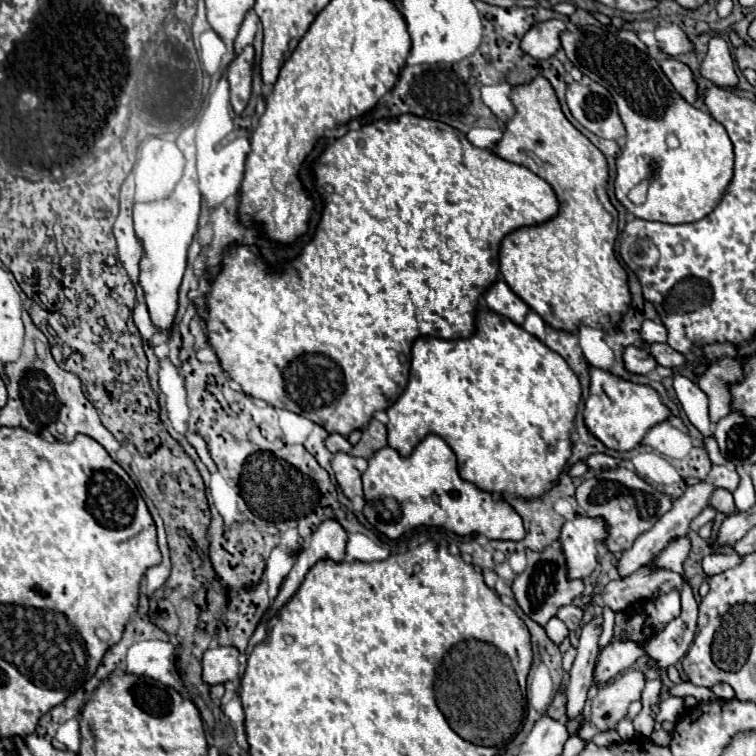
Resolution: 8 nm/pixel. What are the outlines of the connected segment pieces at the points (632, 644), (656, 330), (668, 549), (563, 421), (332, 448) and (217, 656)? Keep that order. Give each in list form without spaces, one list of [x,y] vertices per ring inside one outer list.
[[[612,639],[604,649],[600,649],[594,669],[594,683],[598,685],[608,683],[624,669],[632,667],[636,659],[644,655],[644,647],[636,645],[636,641],[616,641]]]
[[[646,319],[642,323],[642,341],[646,341],[648,345],[664,343],[666,341],[666,327],[662,323],[658,323],[658,321]]]
[[[676,537],[672,539],[650,563],[654,569],[668,569],[682,573],[682,565],[690,553],[690,539],[688,537]]]
[[[480,311],[476,333],[468,339],[416,339],[410,367],[408,387],[386,411],[390,417],[386,425],[388,445],[402,457],[408,457],[414,447],[432,433],[442,437],[454,451],[460,477],[482,491],[512,493],[514,497],[542,497],[556,485],[572,455],[570,433],[580,403],[580,381],[558,353],[508,317]]]
[[[332,433],[328,439],[326,439],[326,447],[328,447],[328,451],[330,453],[350,453],[350,449],[352,449],[352,445],[348,443],[348,439],[346,437],[342,437],[342,435],[336,435],[336,433]]]
[[[210,647],[202,657],[202,679],[208,685],[238,679],[238,649],[236,647]]]

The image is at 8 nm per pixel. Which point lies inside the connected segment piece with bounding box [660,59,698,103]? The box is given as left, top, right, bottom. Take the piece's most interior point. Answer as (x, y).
(680, 76)

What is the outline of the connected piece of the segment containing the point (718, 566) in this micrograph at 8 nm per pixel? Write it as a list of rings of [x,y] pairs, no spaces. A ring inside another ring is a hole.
[[[712,553],[712,555],[704,557],[702,567],[704,567],[706,575],[716,575],[716,573],[722,573],[724,569],[730,569],[730,567],[740,565],[740,561],[742,561],[742,557],[738,553],[730,553],[730,555]]]

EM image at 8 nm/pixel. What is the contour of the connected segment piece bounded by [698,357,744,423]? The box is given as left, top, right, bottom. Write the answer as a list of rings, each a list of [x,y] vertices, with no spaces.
[[[722,357],[714,365],[710,365],[706,373],[698,379],[698,387],[708,397],[708,411],[712,423],[718,423],[732,411],[730,385],[744,379],[742,361],[742,357]]]

